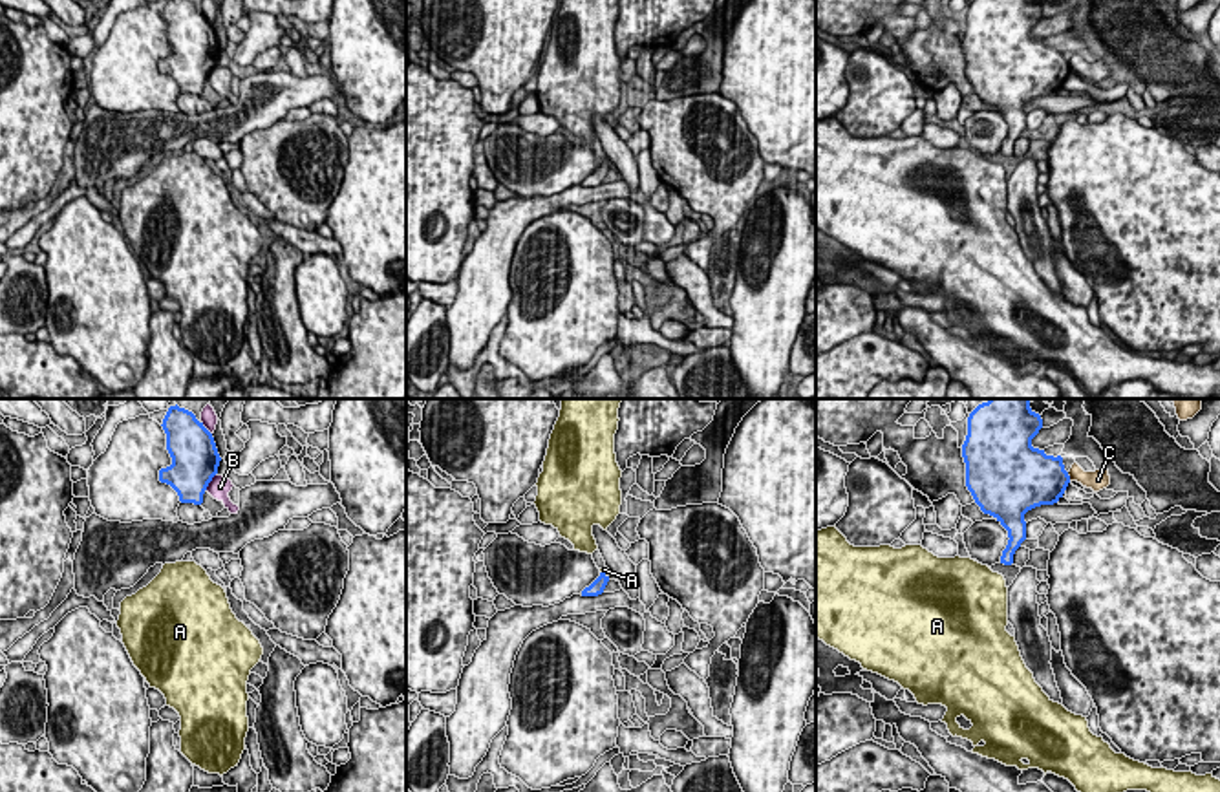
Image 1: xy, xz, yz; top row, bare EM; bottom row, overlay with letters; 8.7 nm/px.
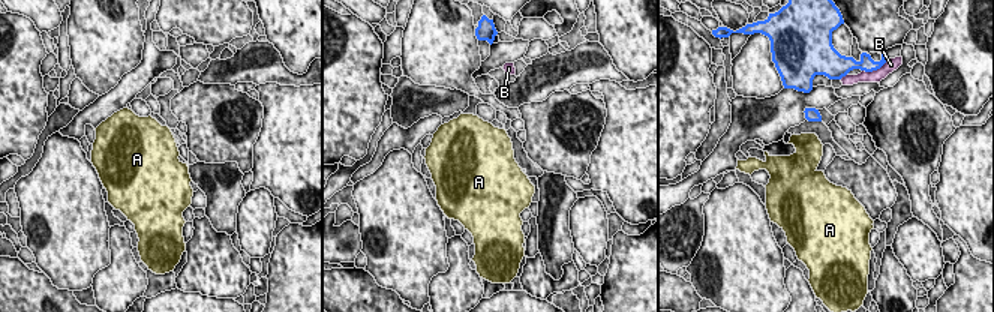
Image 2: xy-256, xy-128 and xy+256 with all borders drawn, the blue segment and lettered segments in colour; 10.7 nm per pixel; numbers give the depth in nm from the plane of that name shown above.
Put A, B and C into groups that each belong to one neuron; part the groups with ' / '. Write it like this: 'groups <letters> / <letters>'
groups A / B / C

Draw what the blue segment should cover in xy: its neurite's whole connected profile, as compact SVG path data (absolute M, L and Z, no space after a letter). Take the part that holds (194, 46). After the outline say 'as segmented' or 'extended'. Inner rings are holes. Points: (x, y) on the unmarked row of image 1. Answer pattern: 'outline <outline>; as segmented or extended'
outline M168 0L161 16L172 55L159 60L159 71L170 75L181 93L201 95L221 51L212 24L188 0Z; as segmented

